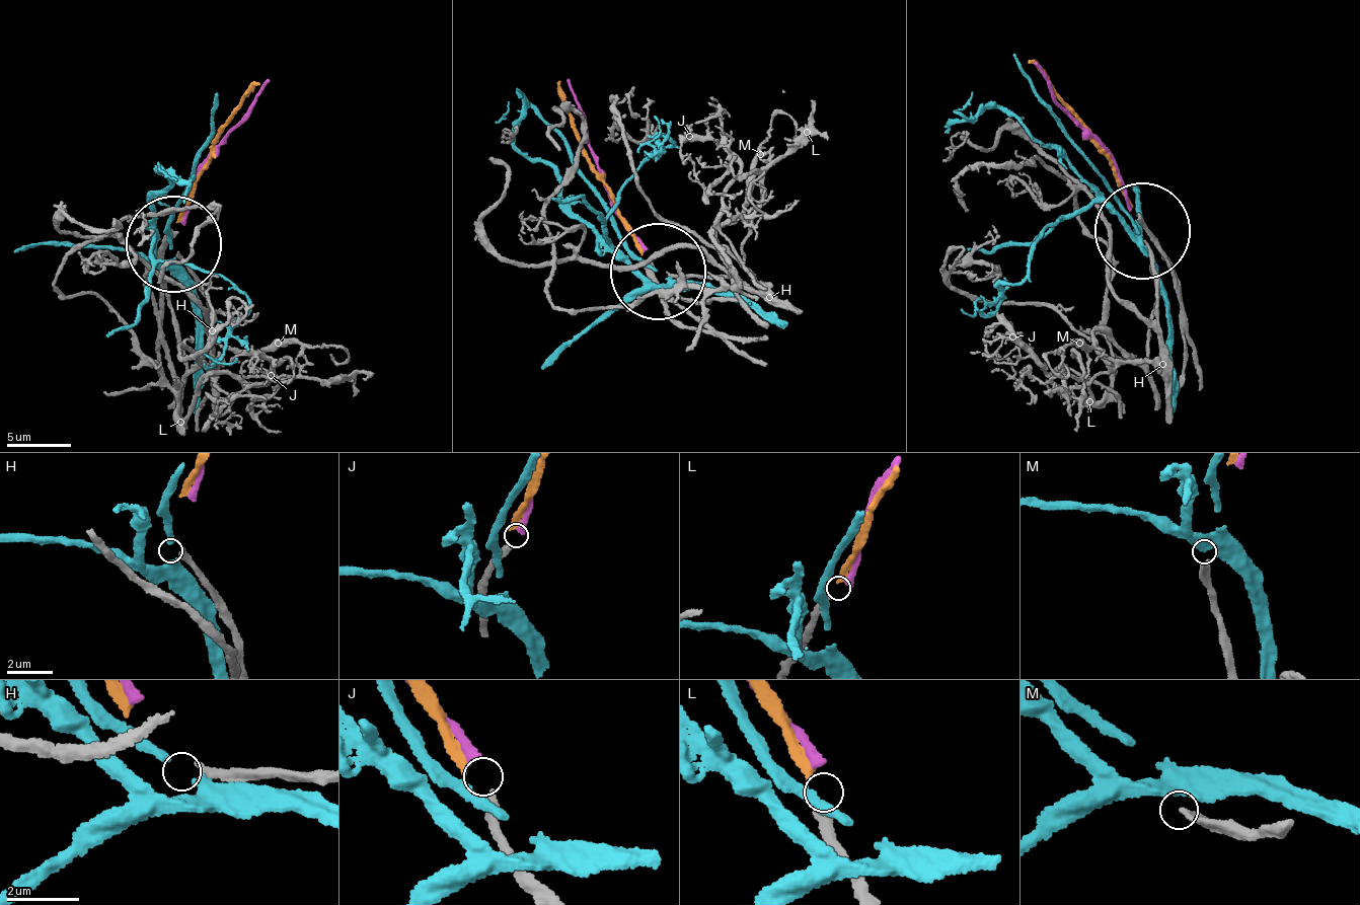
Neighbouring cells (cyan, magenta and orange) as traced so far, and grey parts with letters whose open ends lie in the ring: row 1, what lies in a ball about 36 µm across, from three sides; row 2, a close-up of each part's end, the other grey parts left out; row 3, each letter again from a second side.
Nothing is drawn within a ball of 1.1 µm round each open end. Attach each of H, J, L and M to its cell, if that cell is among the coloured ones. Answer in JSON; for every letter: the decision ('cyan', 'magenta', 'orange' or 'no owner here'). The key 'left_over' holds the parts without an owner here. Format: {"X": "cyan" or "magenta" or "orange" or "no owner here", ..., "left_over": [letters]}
{"H": "no owner here", "J": "magenta", "L": "orange", "M": "no owner here", "left_over": ["H", "M"]}

